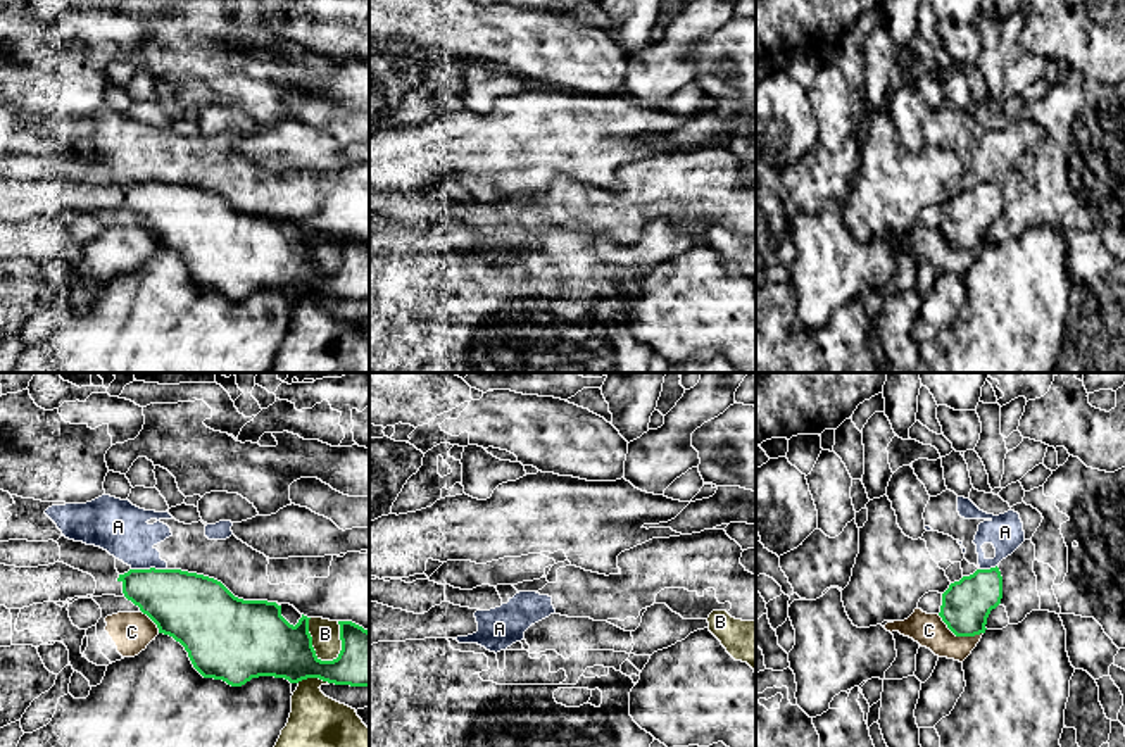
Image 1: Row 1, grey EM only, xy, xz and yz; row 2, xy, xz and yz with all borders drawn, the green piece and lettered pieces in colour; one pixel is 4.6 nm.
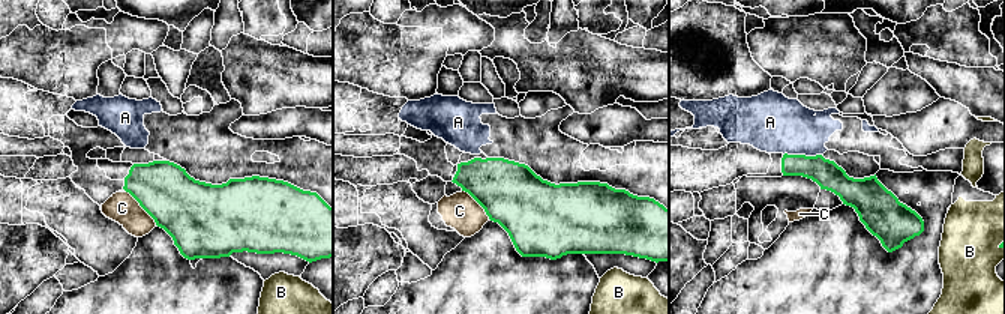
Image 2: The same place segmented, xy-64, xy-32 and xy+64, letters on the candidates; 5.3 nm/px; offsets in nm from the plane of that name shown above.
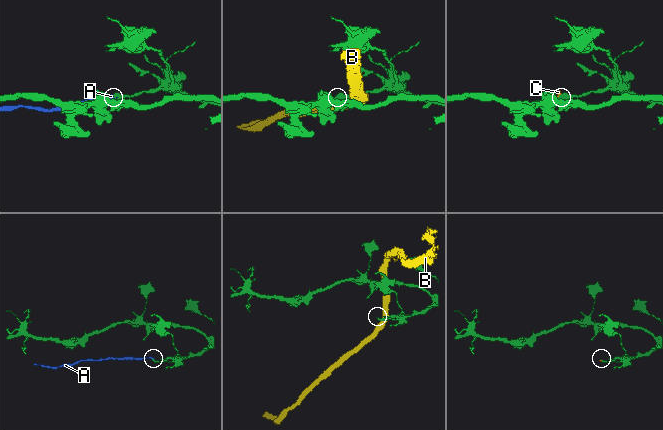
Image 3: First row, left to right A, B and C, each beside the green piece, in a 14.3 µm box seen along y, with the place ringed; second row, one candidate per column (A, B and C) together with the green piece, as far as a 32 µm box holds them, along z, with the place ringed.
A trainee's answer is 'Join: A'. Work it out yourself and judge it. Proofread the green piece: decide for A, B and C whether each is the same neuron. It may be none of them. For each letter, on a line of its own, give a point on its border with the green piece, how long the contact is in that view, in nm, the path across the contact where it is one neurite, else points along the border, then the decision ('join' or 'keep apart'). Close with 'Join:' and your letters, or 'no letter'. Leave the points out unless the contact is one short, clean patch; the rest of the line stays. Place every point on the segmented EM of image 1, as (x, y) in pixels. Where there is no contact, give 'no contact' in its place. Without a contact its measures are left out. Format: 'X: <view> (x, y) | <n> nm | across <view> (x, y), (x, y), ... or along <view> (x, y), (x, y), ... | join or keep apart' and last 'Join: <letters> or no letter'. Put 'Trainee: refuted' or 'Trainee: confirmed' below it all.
A: xy (147, 570) | 160 nm | along xy (164, 568), (131, 570) | keep apart
B: xy (311, 646) | 240 nm | keep apart
C: yz (960, 635) | 240 nm | along yz (937, 615), (956, 635), (982, 634) | keep apart
Join: no letter
Trainee: refuted

